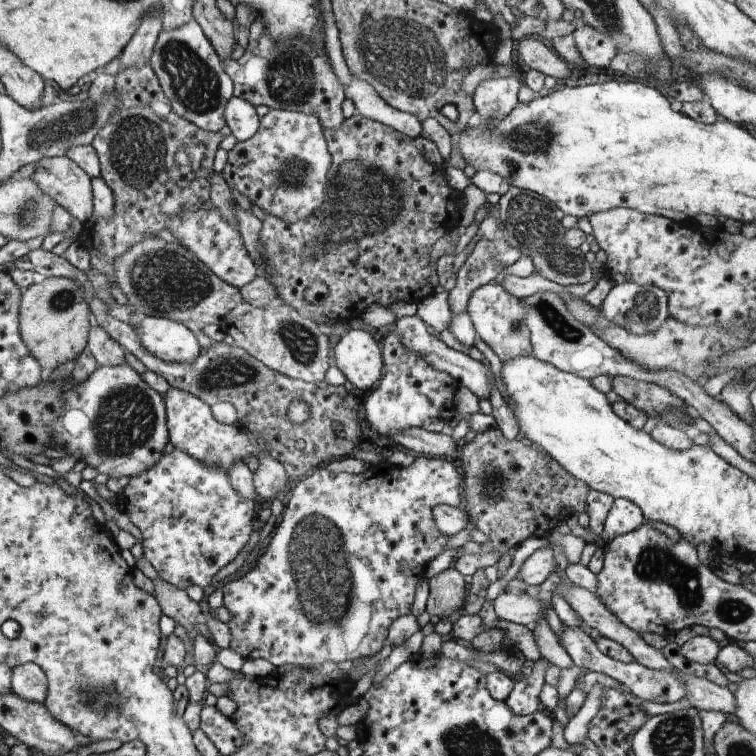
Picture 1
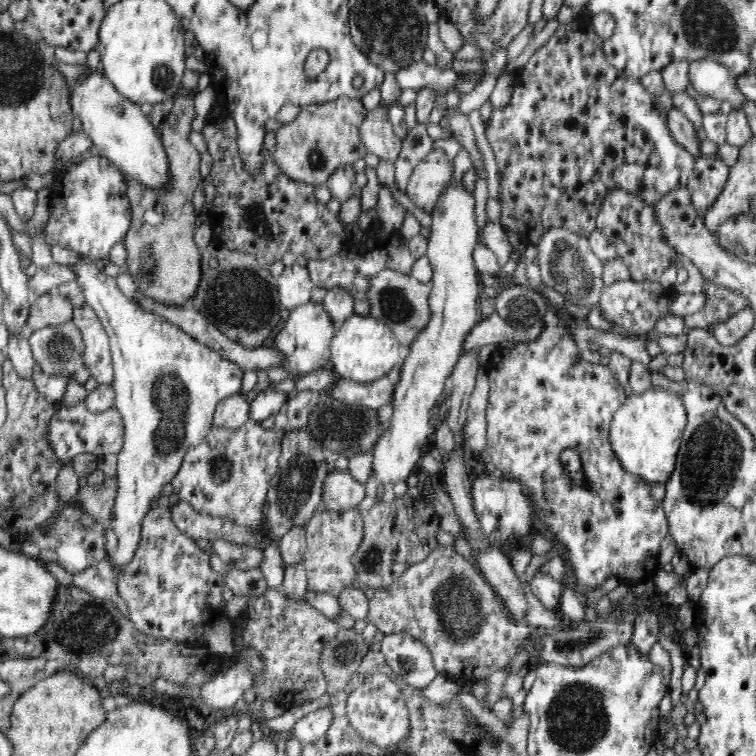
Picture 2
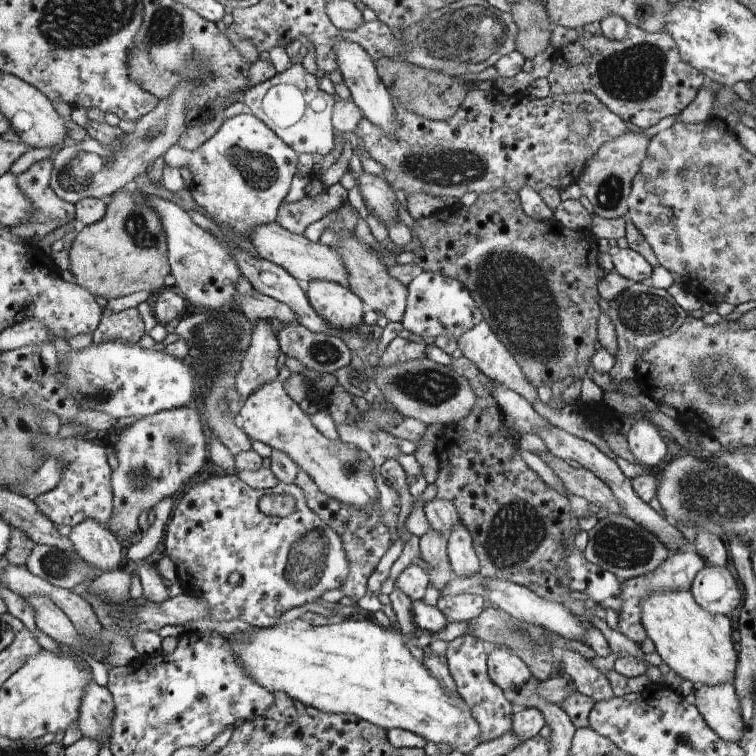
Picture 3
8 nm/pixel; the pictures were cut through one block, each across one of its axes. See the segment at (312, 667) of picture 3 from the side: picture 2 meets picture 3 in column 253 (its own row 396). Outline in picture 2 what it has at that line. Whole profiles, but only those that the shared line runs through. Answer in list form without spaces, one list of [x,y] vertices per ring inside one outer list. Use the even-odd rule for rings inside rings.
[[[650,388],[648,391],[630,395],[614,413],[609,430],[609,442],[625,471],[636,475],[651,486],[667,483],[673,475],[681,447],[681,438],[687,425],[687,412],[680,396],[664,389]]]

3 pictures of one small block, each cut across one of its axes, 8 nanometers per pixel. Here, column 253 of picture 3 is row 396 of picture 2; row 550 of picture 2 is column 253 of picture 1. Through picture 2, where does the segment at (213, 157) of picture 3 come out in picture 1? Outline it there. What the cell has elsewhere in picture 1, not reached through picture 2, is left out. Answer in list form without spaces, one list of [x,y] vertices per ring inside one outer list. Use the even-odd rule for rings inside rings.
[[[233,97],[226,106],[226,123],[238,141],[252,138],[259,130],[256,106],[240,97]]]

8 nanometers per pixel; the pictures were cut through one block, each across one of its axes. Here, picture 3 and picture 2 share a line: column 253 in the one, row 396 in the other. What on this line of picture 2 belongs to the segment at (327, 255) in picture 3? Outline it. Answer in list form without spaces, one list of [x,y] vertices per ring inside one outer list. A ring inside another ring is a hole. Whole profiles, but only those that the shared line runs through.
[[[238,392],[238,394],[228,396],[217,404],[212,424],[218,428],[237,429],[250,420],[249,408],[250,403],[246,401],[244,393]]]

